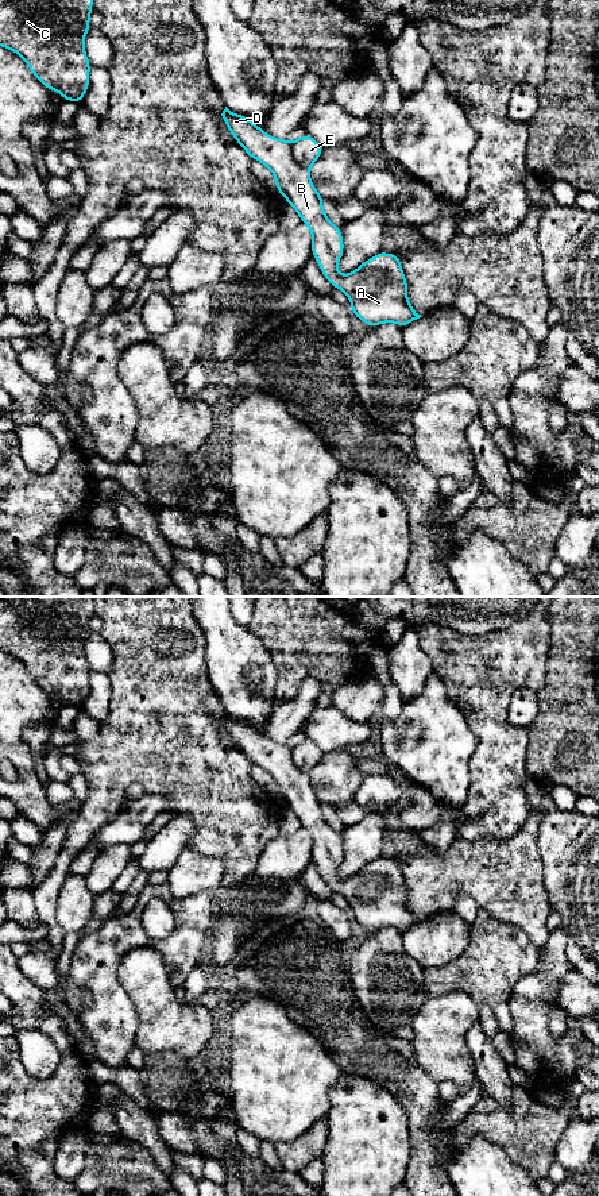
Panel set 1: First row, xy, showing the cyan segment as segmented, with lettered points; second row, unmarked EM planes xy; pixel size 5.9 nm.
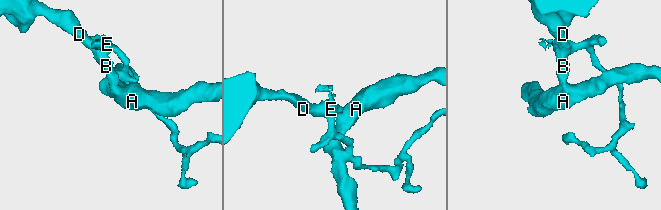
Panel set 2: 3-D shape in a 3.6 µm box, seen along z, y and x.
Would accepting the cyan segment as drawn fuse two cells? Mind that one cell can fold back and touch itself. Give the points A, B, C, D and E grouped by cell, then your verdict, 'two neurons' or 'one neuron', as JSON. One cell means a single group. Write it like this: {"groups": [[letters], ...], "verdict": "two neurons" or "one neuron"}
{"groups": [["A", "B", "C", "D"], ["E"]], "verdict": "two neurons"}

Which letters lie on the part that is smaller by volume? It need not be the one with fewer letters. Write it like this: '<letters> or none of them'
E

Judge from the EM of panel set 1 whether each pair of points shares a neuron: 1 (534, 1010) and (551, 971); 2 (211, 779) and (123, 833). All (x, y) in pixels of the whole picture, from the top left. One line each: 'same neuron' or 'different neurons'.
1: same neuron
2: different neurons

